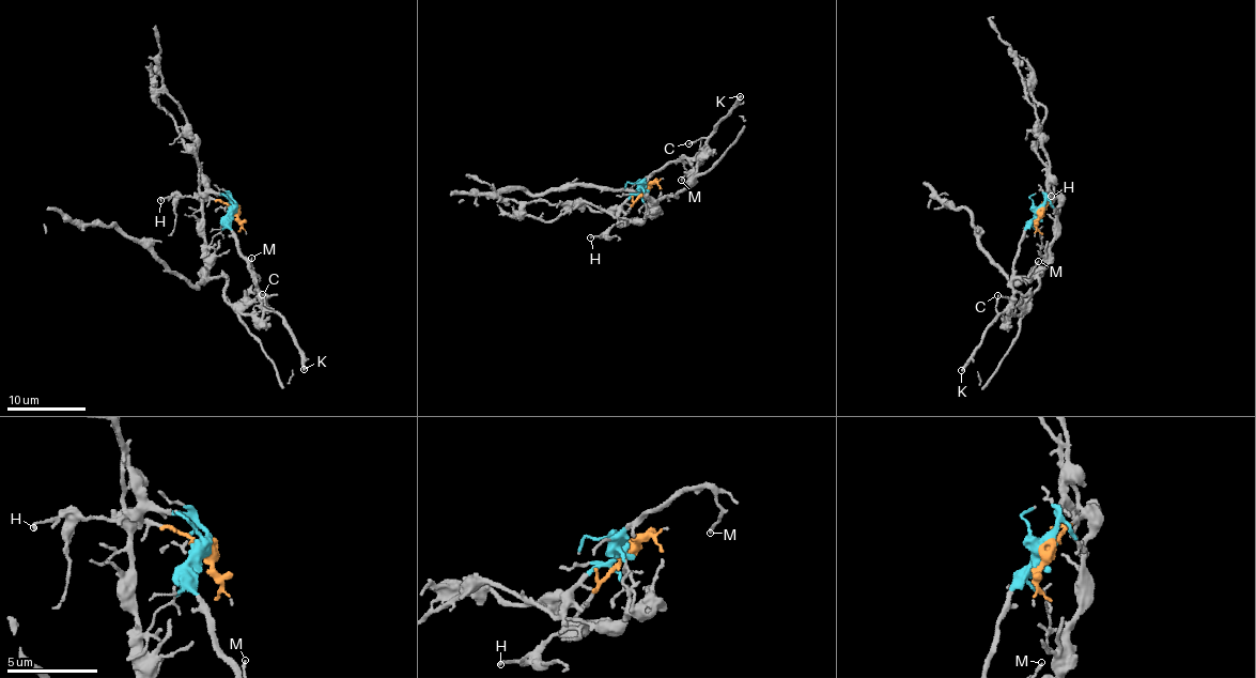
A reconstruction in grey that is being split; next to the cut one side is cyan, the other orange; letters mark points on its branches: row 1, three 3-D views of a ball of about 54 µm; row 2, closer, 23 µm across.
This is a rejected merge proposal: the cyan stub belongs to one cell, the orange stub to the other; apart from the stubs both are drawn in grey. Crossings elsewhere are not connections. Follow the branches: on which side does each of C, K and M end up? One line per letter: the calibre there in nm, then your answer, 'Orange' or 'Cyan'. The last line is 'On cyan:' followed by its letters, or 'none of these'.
C: Thickness 110 nm. Cyan
K: Thickness 280 nm. Cyan
M: Thickness 130 nm. Cyan
On cyan: C, K, M

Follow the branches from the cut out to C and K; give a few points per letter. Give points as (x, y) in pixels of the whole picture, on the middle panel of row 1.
C: (646, 186), (646, 181), (670, 163), (693, 157), (706, 140), (699, 138), (688, 143)
K: (646, 186), (646, 181), (657, 170), (693, 157), (708, 142), (717, 122), (727, 117), (740, 95)

